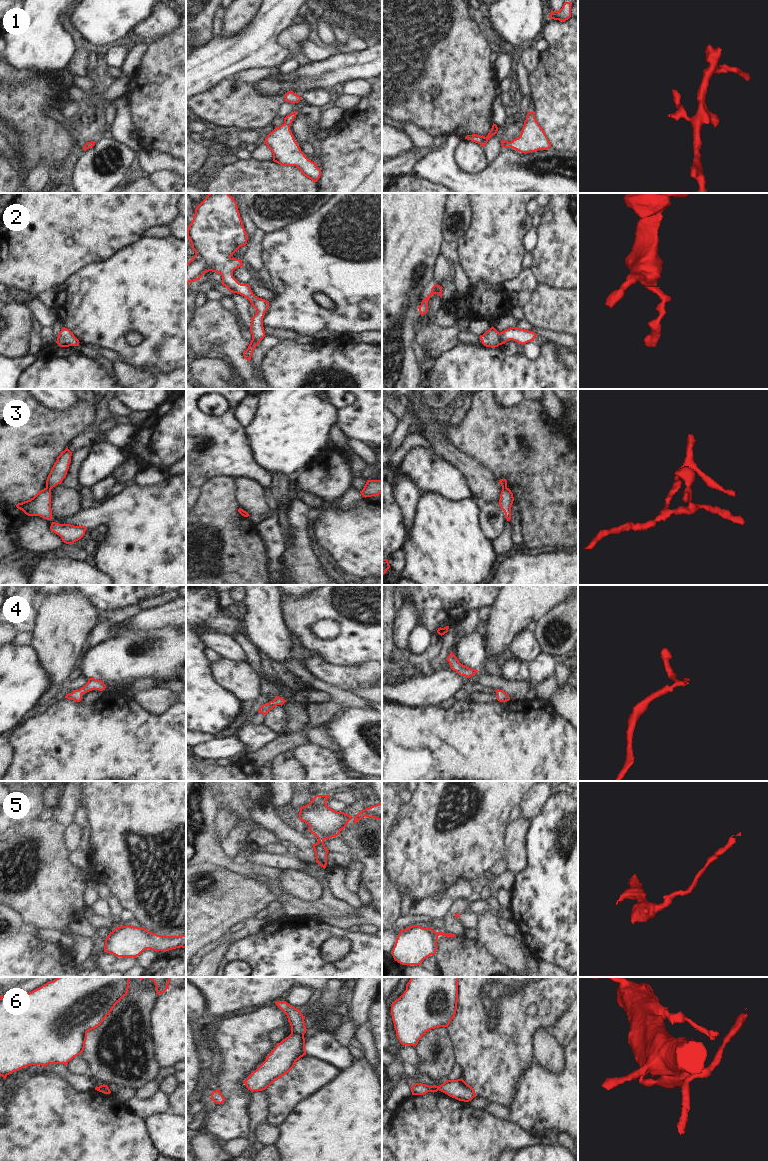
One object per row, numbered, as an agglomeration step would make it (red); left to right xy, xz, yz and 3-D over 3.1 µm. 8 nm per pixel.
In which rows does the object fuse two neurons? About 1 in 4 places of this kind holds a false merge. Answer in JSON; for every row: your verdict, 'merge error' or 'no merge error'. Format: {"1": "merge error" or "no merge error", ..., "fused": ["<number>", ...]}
{"1": "no merge error", "2": "no merge error", "3": "merge error", "4": "no merge error", "5": "no merge error", "6": "merge error", "fused": ["3", "6"]}

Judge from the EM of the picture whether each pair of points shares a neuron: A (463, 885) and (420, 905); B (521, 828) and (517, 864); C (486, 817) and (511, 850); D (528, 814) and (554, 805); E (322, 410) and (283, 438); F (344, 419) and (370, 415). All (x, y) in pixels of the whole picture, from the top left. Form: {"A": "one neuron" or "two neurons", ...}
{"A": "one neuron", "B": "one neuron", "C": "two neurons", "D": "two neurons", "E": "one neuron", "F": "one neuron"}

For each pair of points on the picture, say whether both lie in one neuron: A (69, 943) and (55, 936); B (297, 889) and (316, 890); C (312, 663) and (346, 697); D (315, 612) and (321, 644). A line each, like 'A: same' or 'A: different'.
A: same
B: same
C: different
D: same

